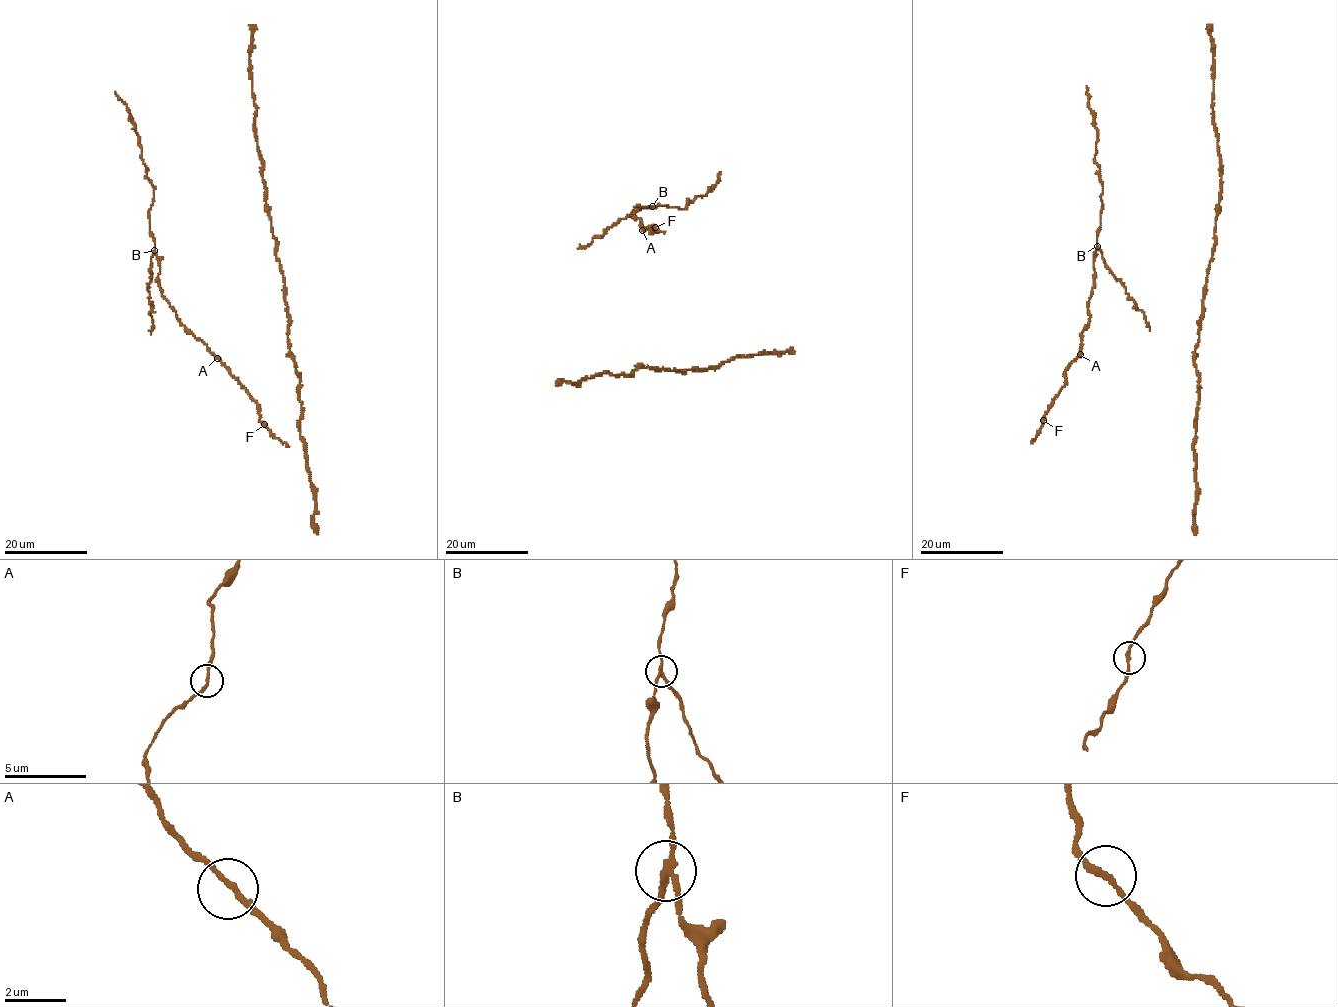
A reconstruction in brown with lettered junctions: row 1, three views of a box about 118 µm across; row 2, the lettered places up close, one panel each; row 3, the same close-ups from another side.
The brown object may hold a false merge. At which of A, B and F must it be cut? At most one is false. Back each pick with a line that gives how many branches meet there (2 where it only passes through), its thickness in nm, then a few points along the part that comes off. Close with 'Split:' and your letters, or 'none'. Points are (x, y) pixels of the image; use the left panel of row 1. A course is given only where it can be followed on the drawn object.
B: 3 branches meet; 180 nm thick; foreign part runs (154, 250), (147, 285), (152, 306), (151, 334)
Split: B

